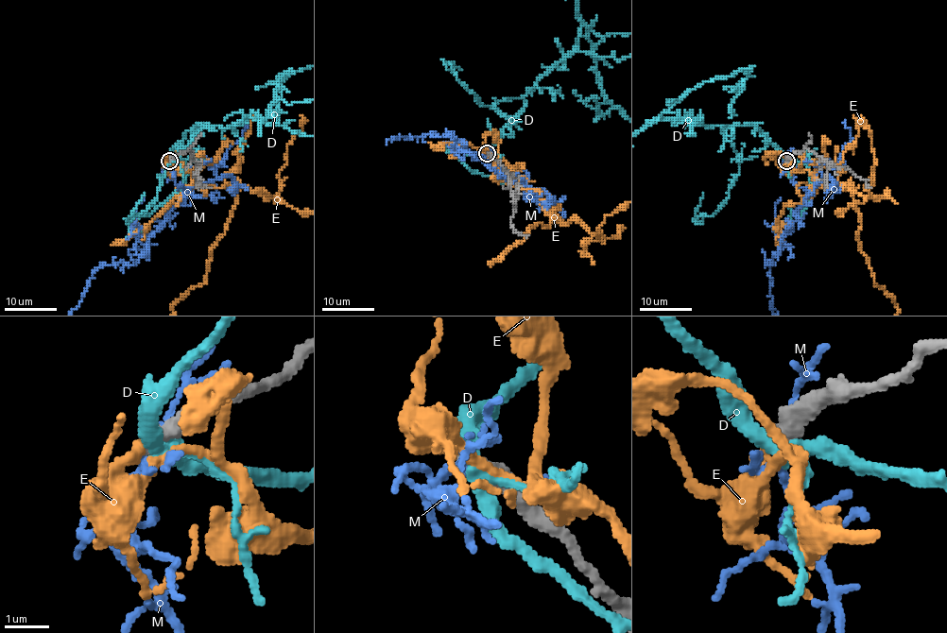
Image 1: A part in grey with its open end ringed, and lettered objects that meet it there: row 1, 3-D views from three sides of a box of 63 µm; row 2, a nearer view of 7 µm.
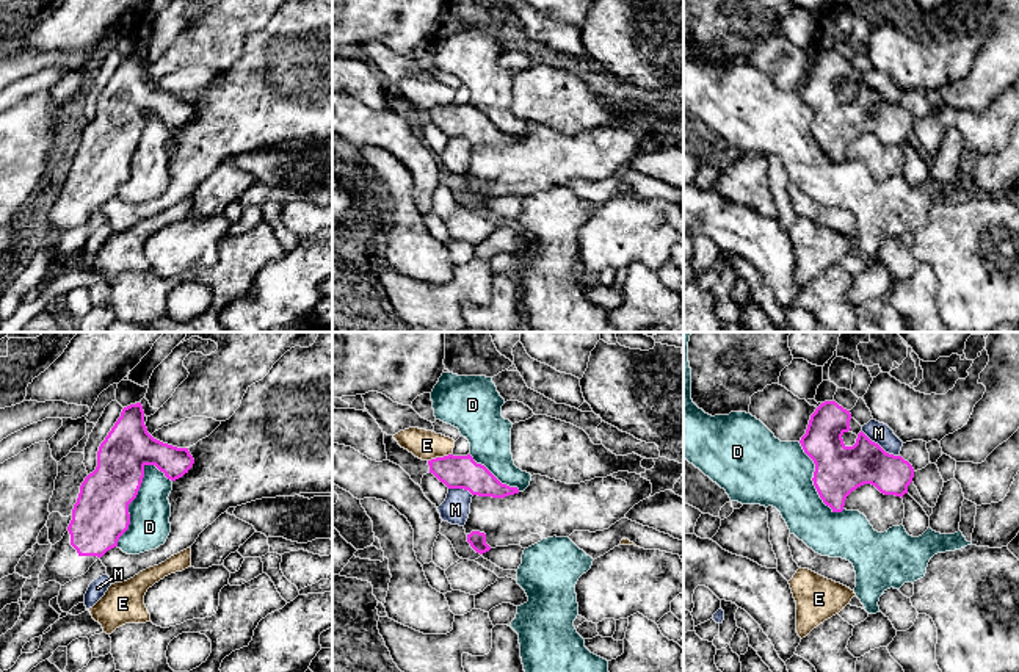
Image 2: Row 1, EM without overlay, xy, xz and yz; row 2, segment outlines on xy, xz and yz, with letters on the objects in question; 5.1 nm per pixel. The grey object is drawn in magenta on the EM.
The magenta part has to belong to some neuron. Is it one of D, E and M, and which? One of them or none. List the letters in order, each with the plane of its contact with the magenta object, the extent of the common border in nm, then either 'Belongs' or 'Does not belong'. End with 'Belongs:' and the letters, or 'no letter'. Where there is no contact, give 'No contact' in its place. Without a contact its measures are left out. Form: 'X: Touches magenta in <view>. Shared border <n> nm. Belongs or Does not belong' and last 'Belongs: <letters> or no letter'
D: Touches magenta in xy. Shared border 460 nm. Does not belong
E: Touches magenta in xz. Shared border 130 nm. Does not belong
M: Touches magenta in yz. Shared border 240 nm. Does not belong
Belongs: no letter

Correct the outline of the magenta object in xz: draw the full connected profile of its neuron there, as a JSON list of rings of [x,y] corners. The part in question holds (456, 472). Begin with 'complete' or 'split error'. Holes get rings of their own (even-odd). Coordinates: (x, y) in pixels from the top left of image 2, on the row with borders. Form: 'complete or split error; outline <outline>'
complete; outline [[[470,454],[444,456],[428,461],[433,473],[448,489],[464,489],[472,495],[505,498],[519,493],[517,487],[502,484],[484,465],[477,464]]]

